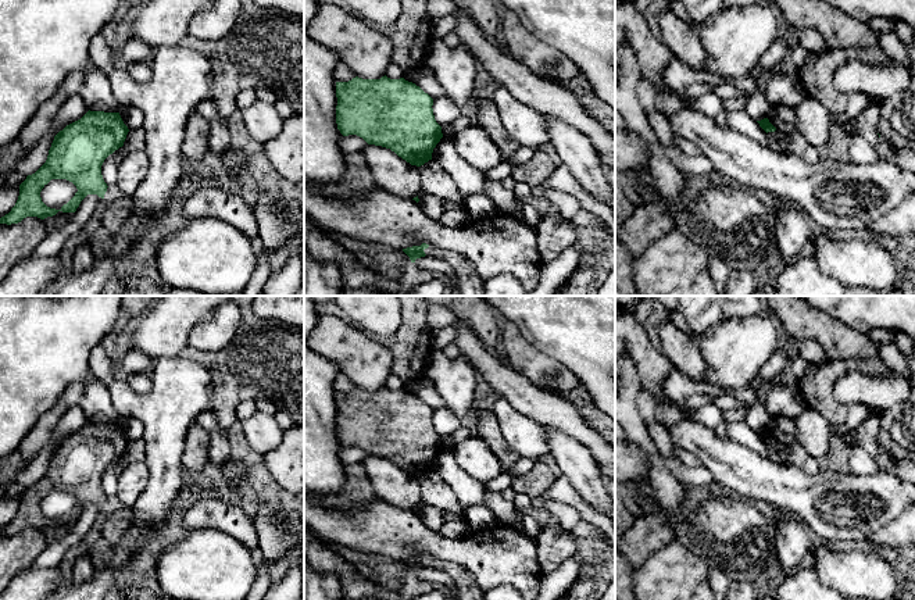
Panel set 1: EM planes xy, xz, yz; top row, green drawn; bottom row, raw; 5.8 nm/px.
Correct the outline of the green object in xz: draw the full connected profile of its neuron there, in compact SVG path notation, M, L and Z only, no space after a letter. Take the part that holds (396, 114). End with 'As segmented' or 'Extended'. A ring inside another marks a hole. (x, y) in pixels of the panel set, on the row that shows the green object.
M353 78L336 82L336 124L343 136L357 135L368 144L382 146L394 151L411 165L421 167L432 160L436 144L443 138L442 126L433 115L433 99L412 82L390 79Z. As segmented

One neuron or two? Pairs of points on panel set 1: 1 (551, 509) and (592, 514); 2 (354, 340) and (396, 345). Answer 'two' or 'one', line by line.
1: two
2: two

